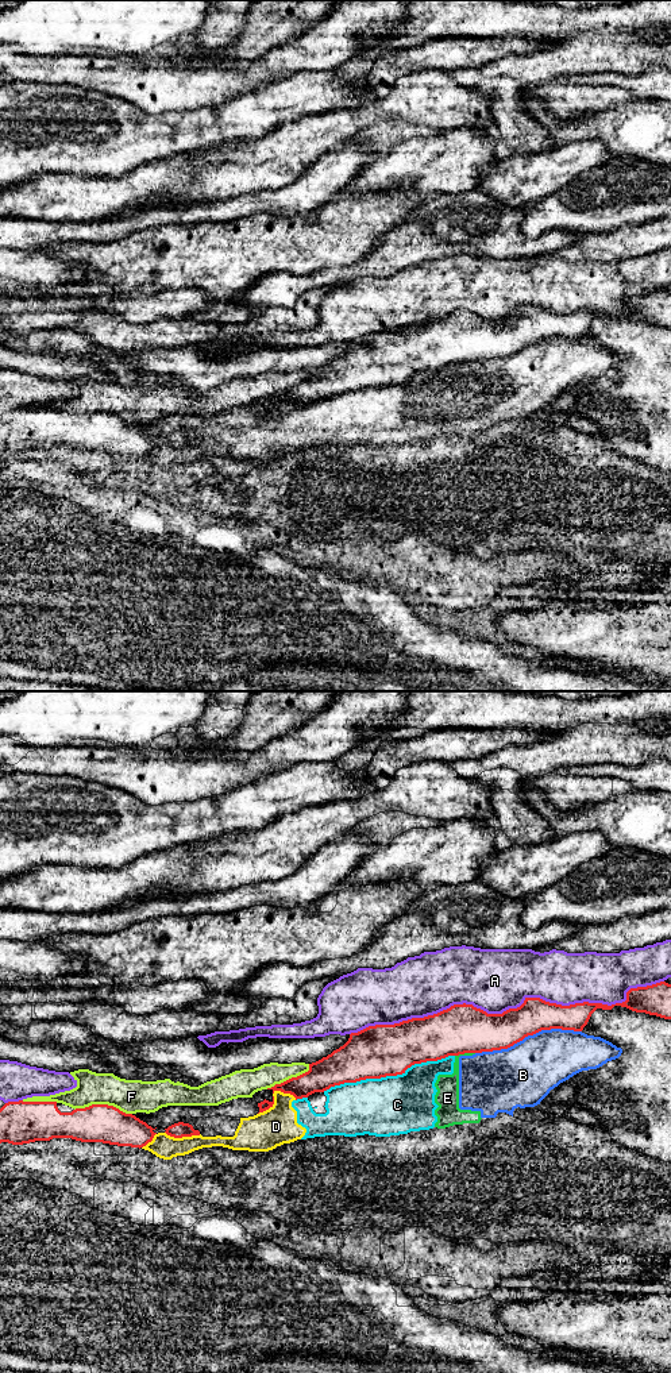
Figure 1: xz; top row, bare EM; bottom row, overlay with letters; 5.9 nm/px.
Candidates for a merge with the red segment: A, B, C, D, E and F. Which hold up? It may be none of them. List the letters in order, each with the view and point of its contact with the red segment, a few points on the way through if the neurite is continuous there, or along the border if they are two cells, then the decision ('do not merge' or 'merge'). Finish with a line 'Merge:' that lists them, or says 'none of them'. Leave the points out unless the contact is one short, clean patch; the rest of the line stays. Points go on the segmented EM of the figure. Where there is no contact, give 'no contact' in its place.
A: meets red in xz at (509, 1009); do not merge
B: meets red in xz at (528, 1034); do not merge
C: meets red in xz at (388, 1075); do not merge
D: meets red in xz at (273, 1096); do not merge
E: meets red in xz at (465, 1052); border along xz (474, 1052), (455, 1056); do not merge
F: meets red in xz at (103, 1105); do not merge
Merge: none of them

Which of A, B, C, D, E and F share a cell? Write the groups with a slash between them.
A / B C D E / F

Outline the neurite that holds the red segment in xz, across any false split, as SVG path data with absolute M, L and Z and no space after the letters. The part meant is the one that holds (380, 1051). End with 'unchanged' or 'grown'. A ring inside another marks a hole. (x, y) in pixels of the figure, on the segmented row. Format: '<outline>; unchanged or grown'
M660 981L647 987L630 988L626 992L626 1000L622 1003L616 1003L612 1006L602 1003L575 1003L570 1006L562 1006L556 1003L545 1002L540 998L525 998L524 1003L517 1008L509 1008L502 1014L487 1014L486 1011L474 1007L473 1004L454 1004L447 1010L437 1014L428 1015L424 1018L412 1018L394 1025L375 1025L369 1026L358 1033L351 1033L348 1041L333 1050L327 1057L309 1064L309 1071L292 1077L281 1084L275 1084L271 1088L273 1094L281 1091L284 1094L290 1094L297 1099L308 1098L315 1092L324 1092L331 1087L340 1085L344 1083L356 1083L366 1079L381 1079L386 1076L397 1076L405 1073L408 1068L414 1064L421 1064L427 1061L437 1061L448 1056L459 1056L464 1053L482 1053L508 1049L514 1044L522 1041L528 1035L533 1035L541 1030L562 1029L582 1031L587 1025L591 1014L597 1008L612 1010L614 1006L626 1007L636 1013L645 1013L649 1015L656 1015L664 1019L671 1019L671 984Z; unchanged

